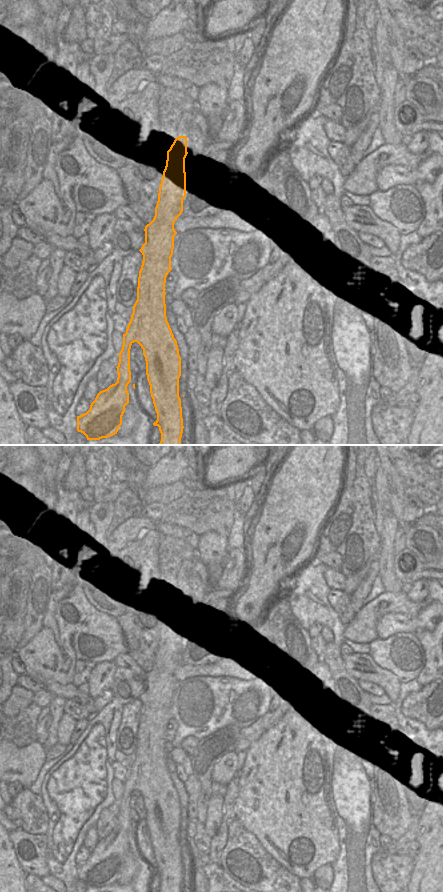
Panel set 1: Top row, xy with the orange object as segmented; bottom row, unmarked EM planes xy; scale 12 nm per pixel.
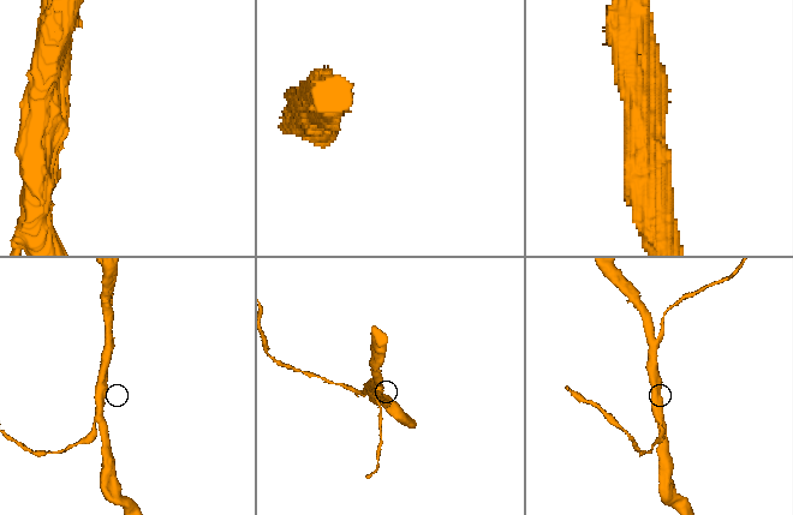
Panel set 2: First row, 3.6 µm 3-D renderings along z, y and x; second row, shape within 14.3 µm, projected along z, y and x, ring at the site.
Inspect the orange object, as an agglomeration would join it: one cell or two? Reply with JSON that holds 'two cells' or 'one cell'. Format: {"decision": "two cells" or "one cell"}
{"decision": "one cell"}

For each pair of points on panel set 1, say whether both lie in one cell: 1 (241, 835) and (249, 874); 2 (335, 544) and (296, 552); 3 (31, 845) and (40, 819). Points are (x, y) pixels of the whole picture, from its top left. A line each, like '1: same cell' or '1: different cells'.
1: same cell
2: different cells
3: different cells

